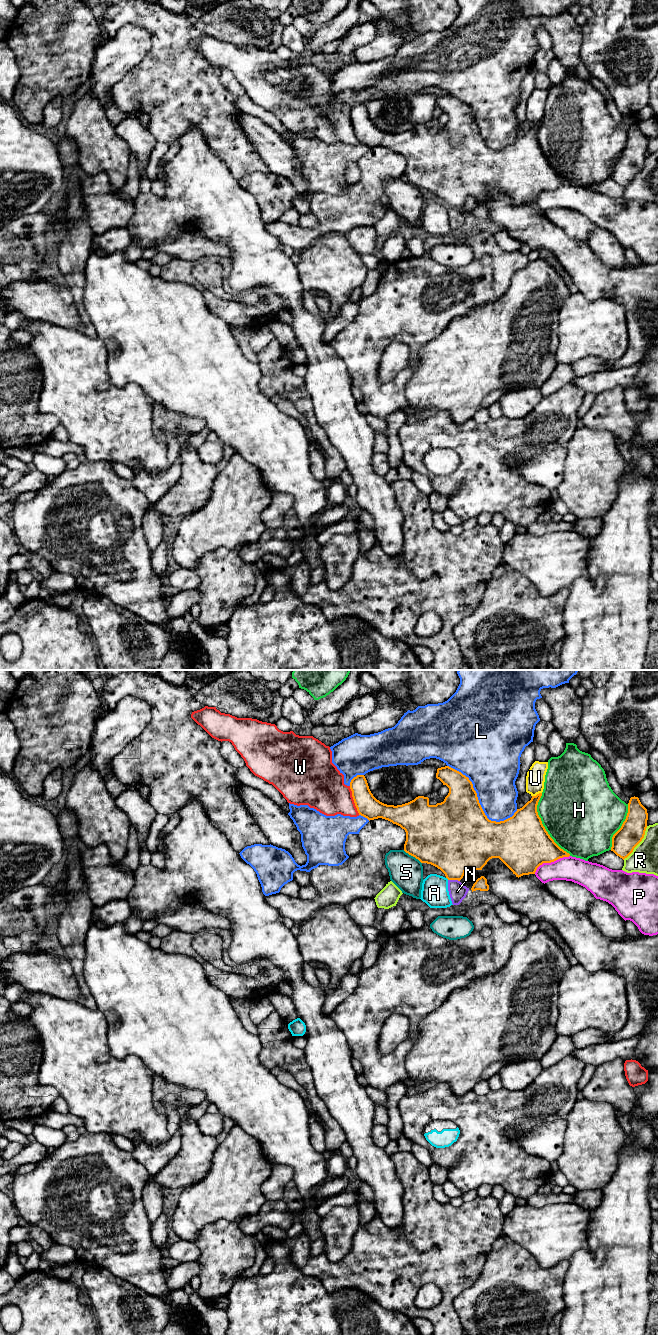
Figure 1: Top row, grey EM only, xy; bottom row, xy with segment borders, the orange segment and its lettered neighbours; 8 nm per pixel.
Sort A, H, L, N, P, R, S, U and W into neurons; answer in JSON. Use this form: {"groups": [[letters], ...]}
{"groups": [["A"], ["H"], ["L"], ["N"], ["P"], ["R"], ["S"], ["U"], ["W"]]}

